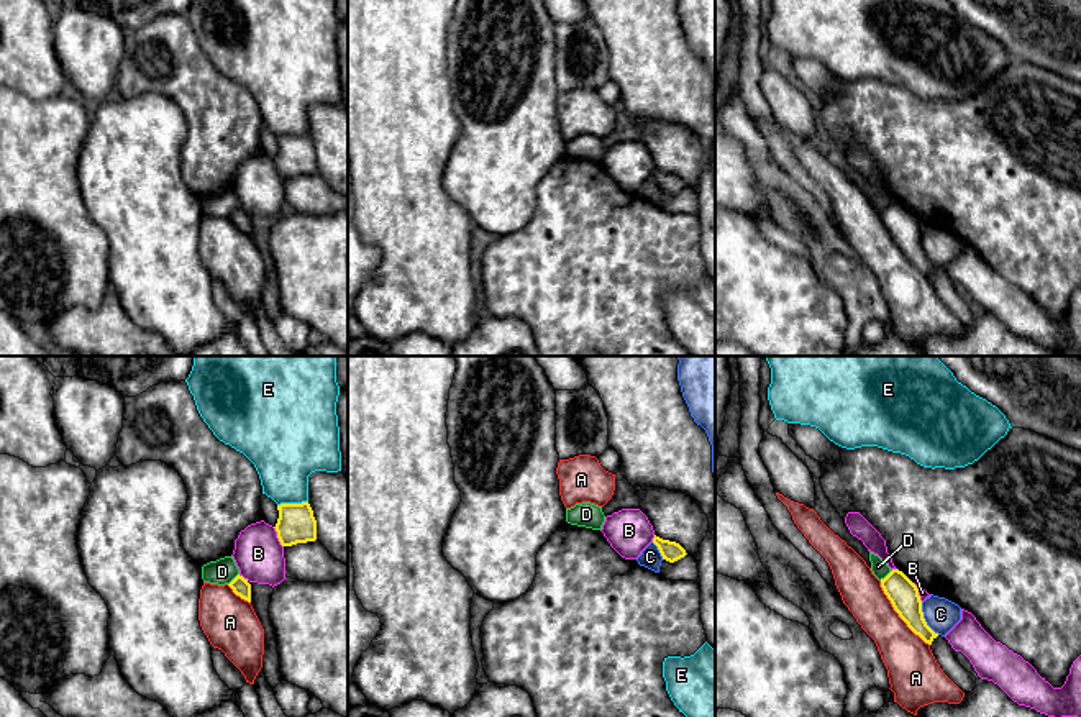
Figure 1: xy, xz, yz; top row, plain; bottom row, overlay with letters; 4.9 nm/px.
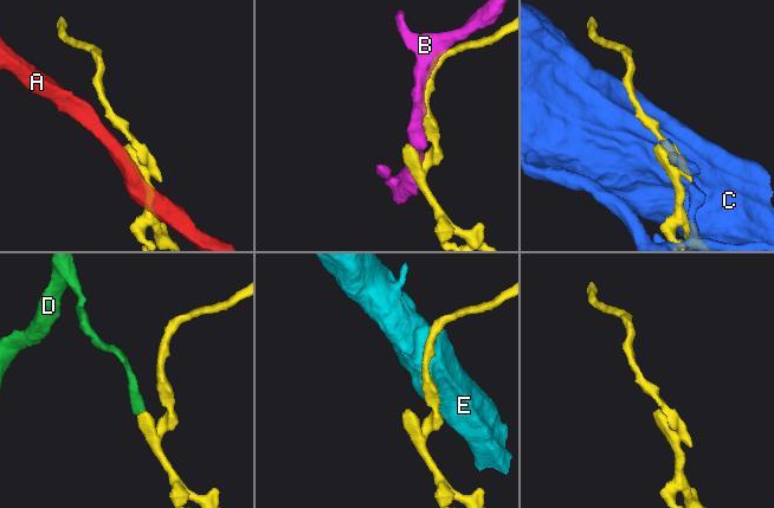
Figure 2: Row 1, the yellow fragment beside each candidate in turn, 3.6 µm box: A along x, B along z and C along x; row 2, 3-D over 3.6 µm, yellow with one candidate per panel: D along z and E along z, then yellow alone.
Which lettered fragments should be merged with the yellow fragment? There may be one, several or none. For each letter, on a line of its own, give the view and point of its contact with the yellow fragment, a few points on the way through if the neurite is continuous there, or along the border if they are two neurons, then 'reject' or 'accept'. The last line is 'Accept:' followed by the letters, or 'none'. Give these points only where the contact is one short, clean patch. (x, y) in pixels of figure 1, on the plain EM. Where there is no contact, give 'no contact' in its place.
A: contact yz (898, 245); reject
B: contact xy (278, 169); reject
C: contact yz (924, 251); reject
D: contact xy (233, 212); border xy (238, 205), (228, 217); reject
E: contact xy (292, 137); reject
Accept: none

